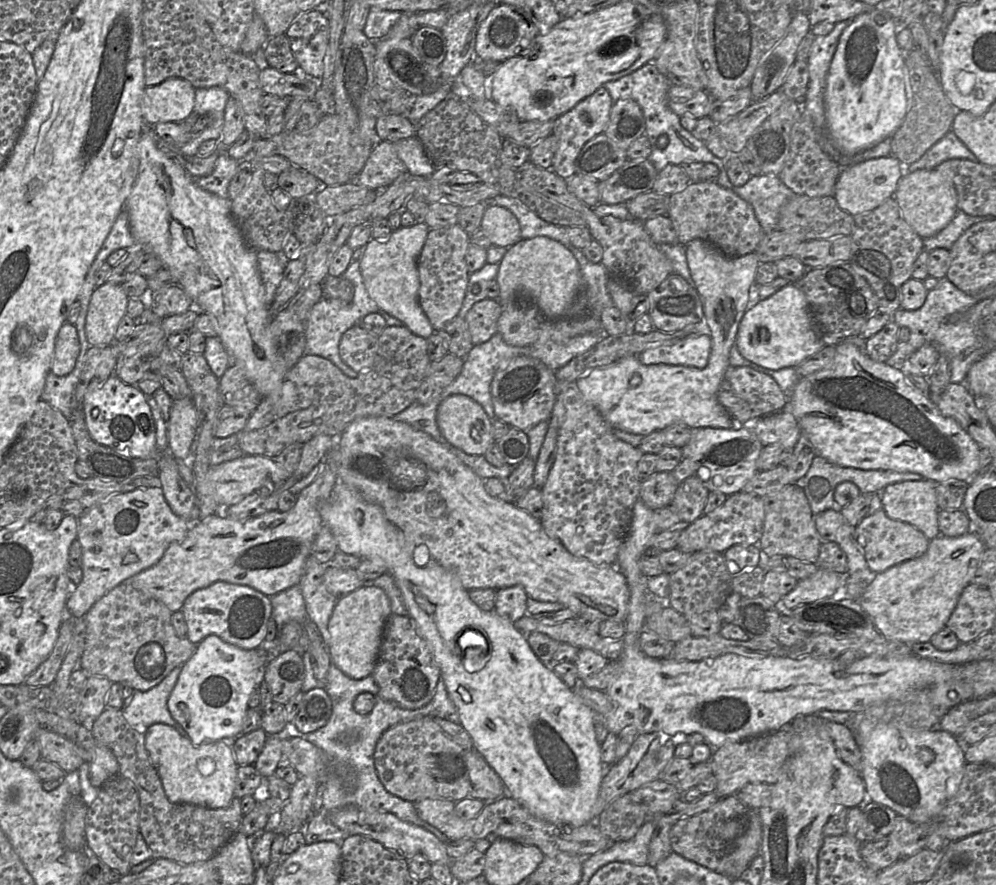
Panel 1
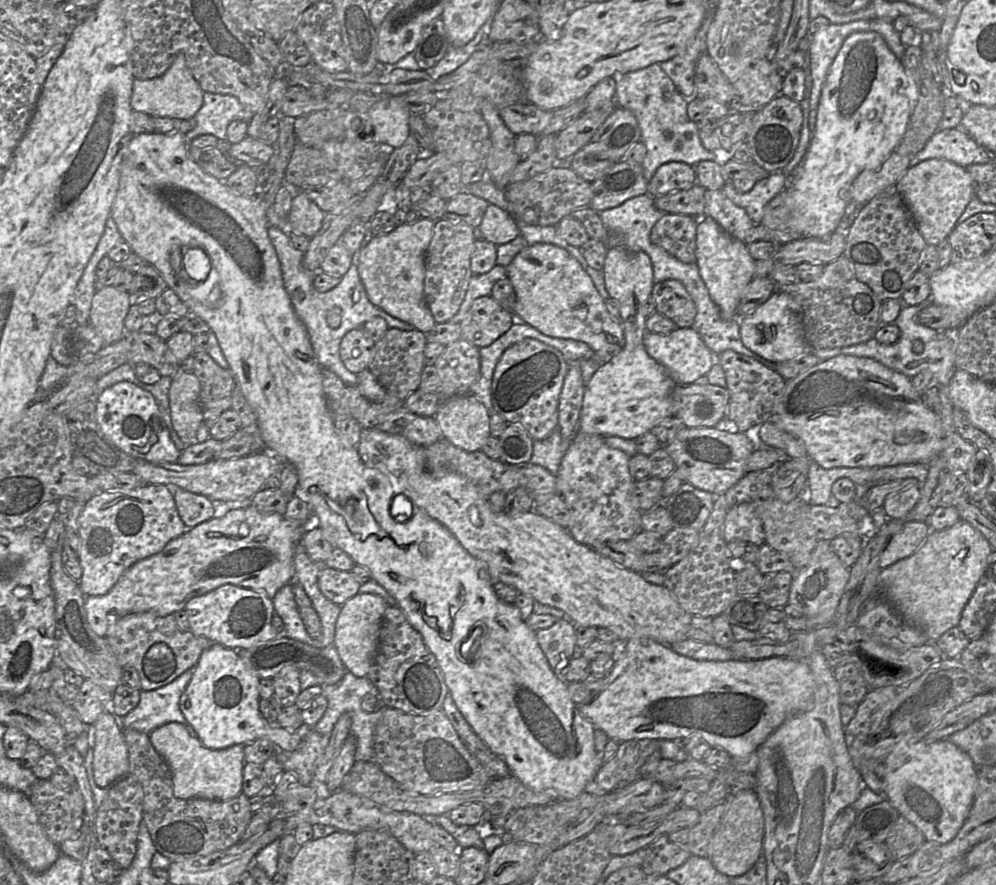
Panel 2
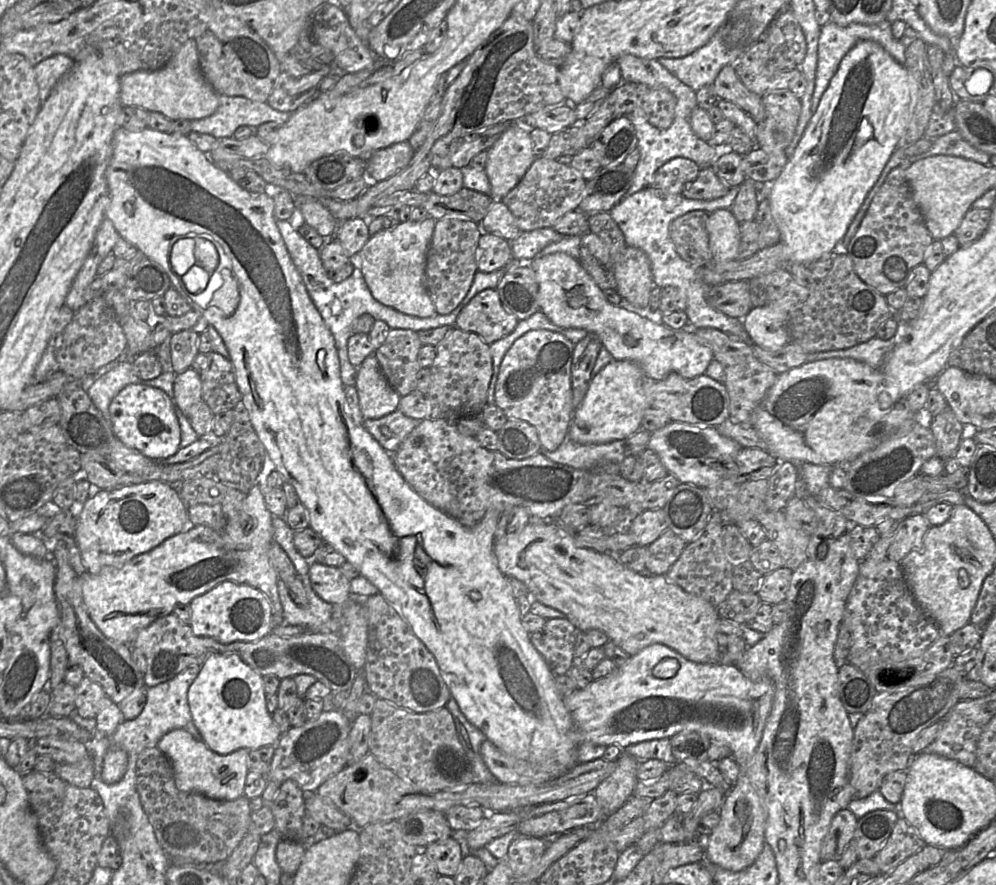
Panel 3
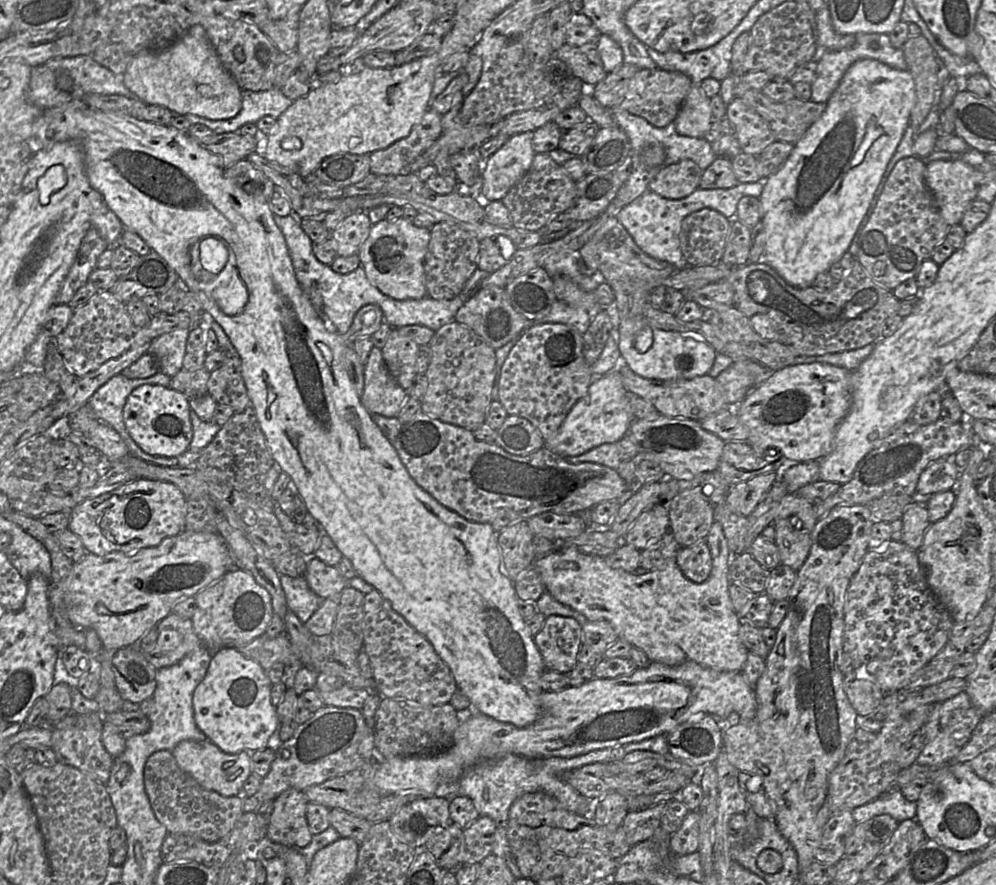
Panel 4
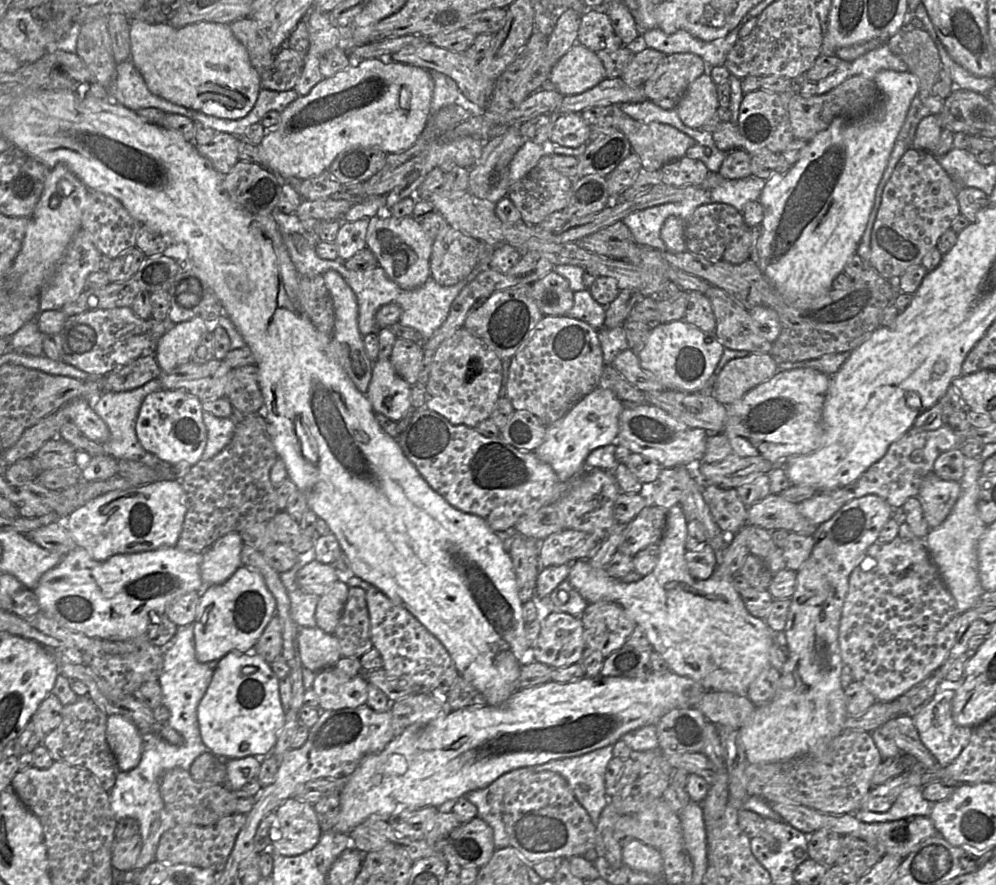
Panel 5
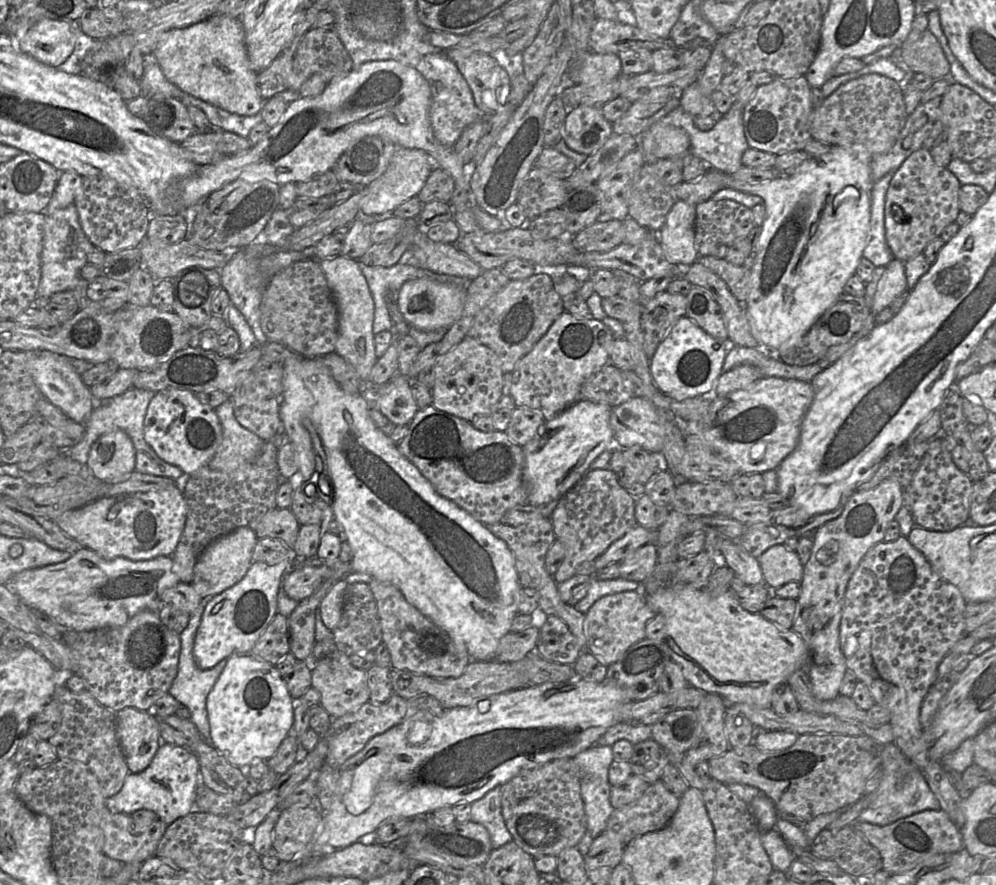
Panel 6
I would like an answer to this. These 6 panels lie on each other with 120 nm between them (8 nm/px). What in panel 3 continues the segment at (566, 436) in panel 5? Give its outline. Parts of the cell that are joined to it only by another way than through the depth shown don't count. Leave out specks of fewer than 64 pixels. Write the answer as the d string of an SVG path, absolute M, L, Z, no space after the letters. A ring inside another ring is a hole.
M612 360L591 380L584 399L574 410L569 436L579 444L607 443L614 440L626 440L641 428L645 411L649 408L645 394L645 376L641 367L628 360Z

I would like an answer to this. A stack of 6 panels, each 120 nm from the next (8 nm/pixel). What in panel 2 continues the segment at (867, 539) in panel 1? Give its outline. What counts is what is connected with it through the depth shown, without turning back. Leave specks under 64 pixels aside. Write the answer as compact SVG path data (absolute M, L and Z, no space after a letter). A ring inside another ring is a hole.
M927 521L908 522L888 542L880 555L879 568L884 569L912 555L929 534Z

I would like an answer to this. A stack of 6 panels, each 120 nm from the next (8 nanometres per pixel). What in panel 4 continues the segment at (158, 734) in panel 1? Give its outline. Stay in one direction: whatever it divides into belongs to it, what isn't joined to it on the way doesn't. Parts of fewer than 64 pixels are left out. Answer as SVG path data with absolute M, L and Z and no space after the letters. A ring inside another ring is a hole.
M181 741L171 751L177 765L203 788L225 797L240 796L244 782L251 775L251 761L247 752L229 755L211 742Z

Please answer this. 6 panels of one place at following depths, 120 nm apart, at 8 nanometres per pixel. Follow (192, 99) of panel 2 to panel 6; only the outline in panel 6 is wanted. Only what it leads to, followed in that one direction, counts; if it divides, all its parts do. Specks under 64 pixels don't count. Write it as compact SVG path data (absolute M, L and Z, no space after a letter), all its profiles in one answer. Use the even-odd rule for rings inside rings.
M216 14L186 28L169 30L158 41L153 57L167 80L193 97L242 116L255 115L263 108L265 100L256 87L258 73L250 64L239 18Z

